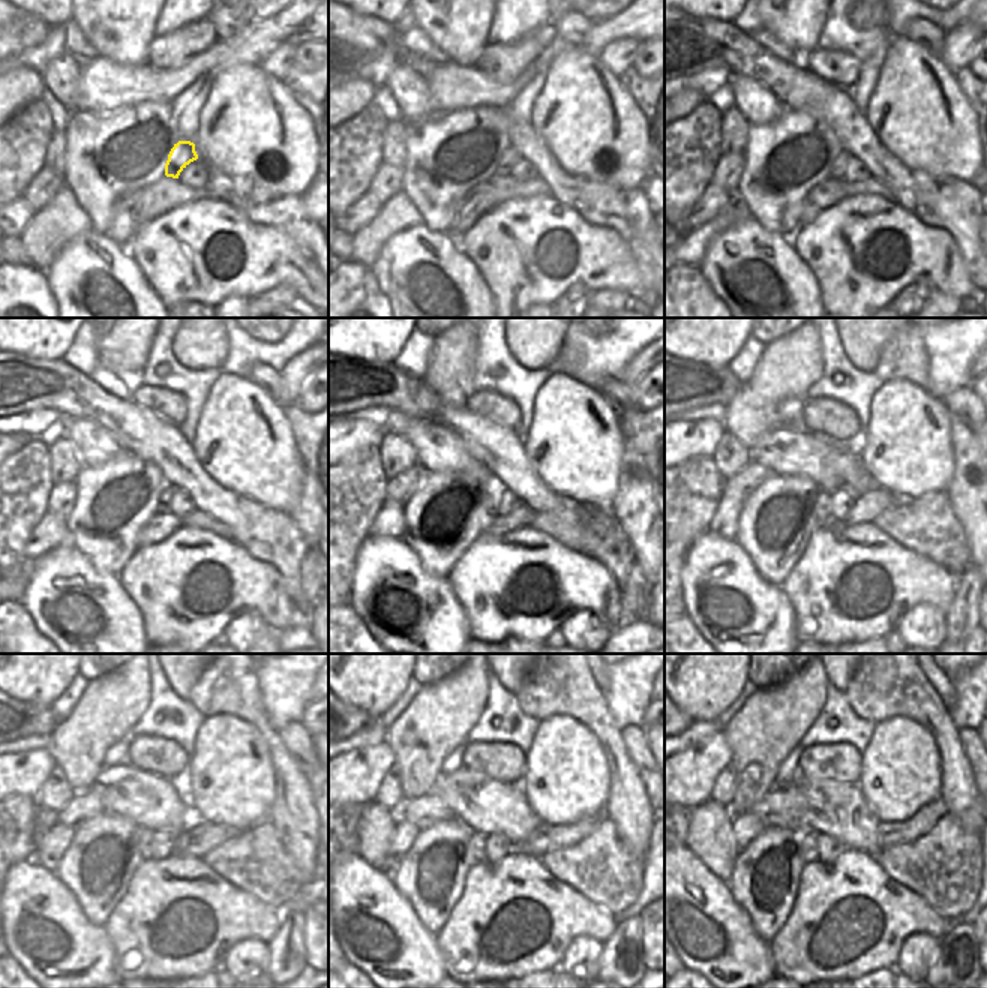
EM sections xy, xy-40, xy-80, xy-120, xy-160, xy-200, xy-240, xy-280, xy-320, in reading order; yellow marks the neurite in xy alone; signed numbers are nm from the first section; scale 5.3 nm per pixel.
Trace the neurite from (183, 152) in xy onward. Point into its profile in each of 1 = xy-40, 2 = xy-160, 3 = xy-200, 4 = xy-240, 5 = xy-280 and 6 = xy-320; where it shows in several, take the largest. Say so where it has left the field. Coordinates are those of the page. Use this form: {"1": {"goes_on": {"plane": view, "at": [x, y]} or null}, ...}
{"1": {"goes_on": {"plane": "xy-40", "at": [510, 156]}}, "2": {"goes_on": {"plane": "xy-160", "at": [494, 494]}}, "3": {"goes_on": {"plane": "xy-200", "at": [822, 507]}}, "4": {"goes_on": {"plane": "xy-240", "at": [144, 837]}}, "5": {"goes_on": {"plane": "xy-280", "at": [477, 843]}}, "6": {"goes_on": {"plane": "xy-320", "at": [807, 840]}}}

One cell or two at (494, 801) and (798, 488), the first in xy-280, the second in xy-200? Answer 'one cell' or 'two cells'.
two cells

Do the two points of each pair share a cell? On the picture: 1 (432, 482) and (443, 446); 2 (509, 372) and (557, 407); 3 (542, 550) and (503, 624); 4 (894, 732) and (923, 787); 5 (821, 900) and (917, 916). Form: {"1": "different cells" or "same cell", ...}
{"1": "different cells", "2": "different cells", "3": "same cell", "4": "same cell", "5": "same cell"}

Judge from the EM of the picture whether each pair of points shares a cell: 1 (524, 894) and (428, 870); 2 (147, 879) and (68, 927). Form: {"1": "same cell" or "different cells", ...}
{"1": "different cells", "2": "different cells"}

